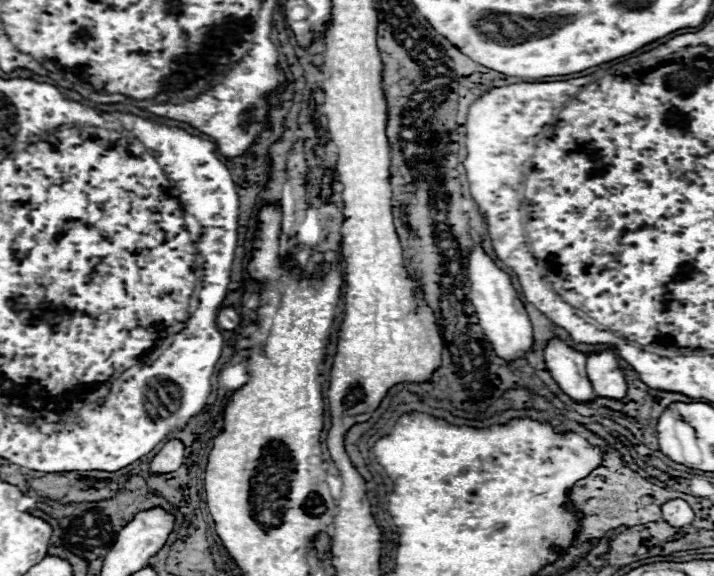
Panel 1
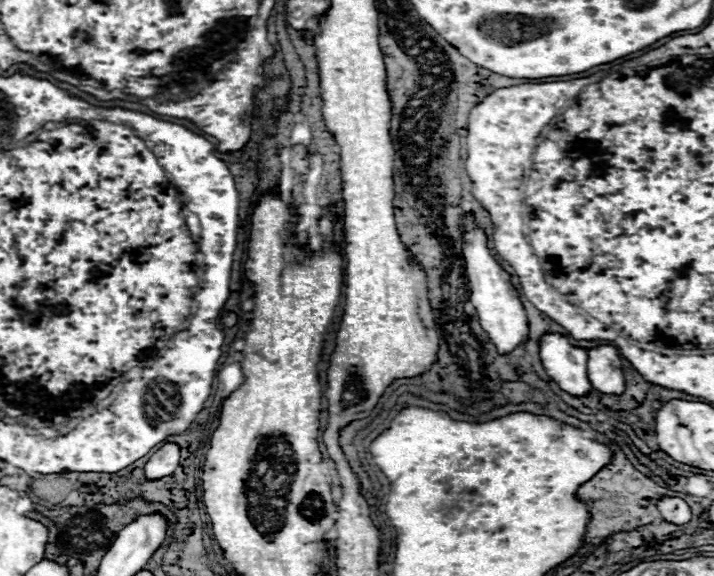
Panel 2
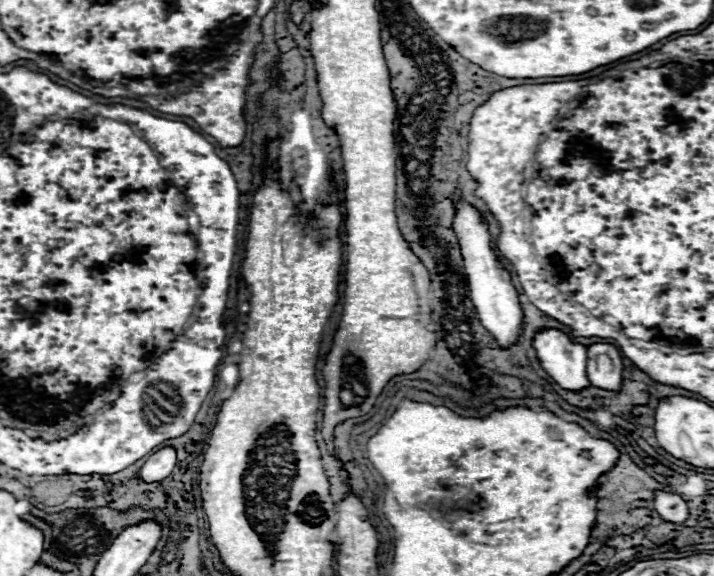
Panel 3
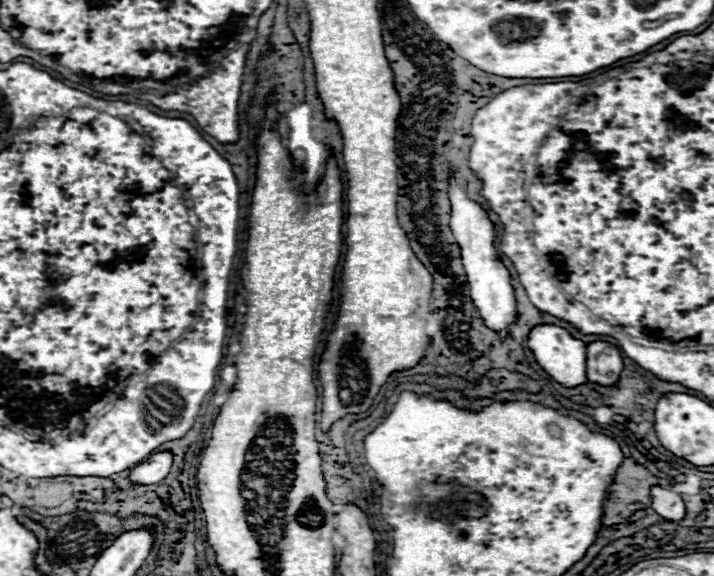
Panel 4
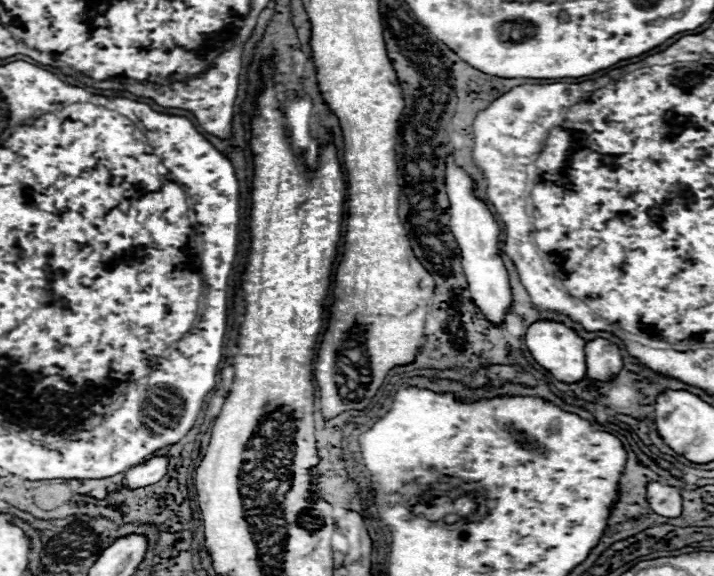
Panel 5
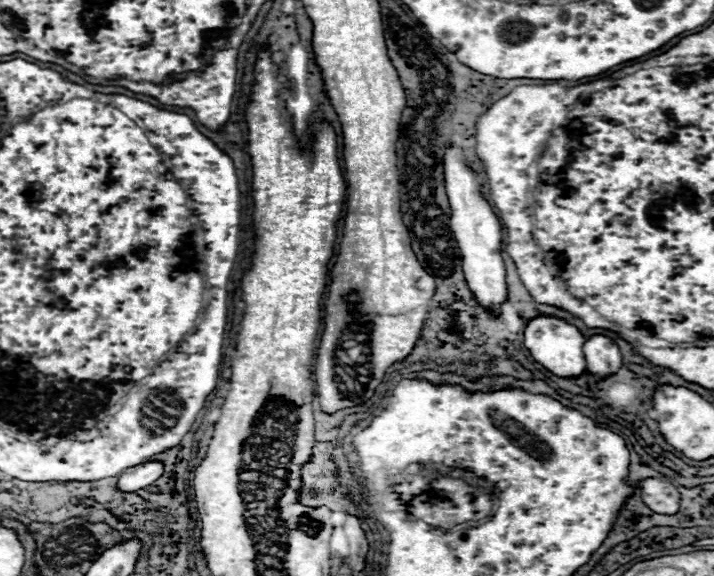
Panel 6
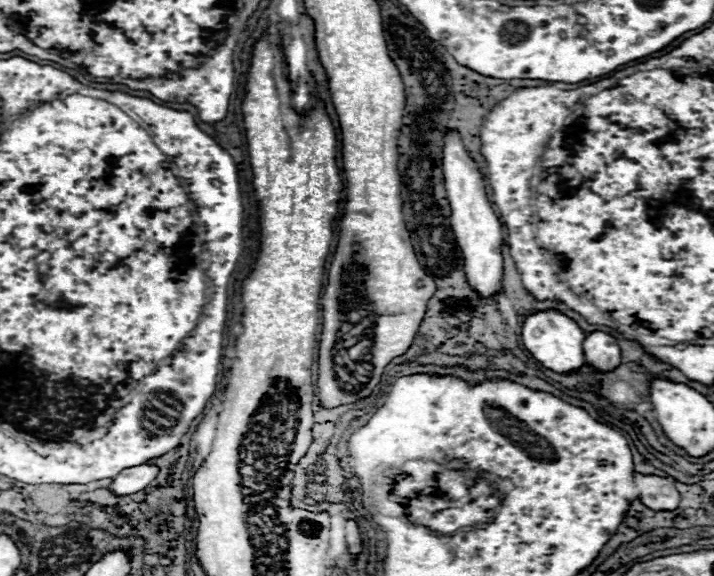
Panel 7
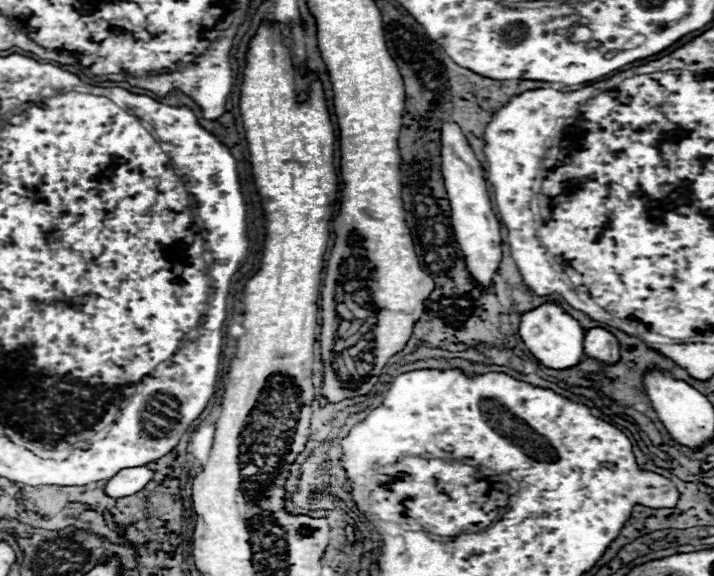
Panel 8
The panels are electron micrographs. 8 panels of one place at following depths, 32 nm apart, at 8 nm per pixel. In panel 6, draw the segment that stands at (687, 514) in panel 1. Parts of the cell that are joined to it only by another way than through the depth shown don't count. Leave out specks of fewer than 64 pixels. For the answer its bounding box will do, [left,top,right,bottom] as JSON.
[642,478,680,514]

